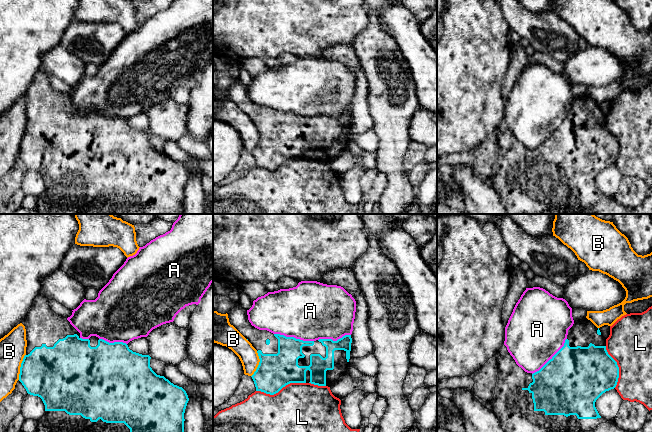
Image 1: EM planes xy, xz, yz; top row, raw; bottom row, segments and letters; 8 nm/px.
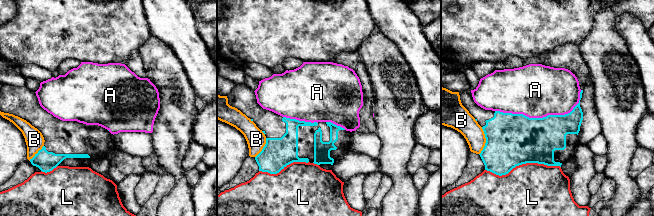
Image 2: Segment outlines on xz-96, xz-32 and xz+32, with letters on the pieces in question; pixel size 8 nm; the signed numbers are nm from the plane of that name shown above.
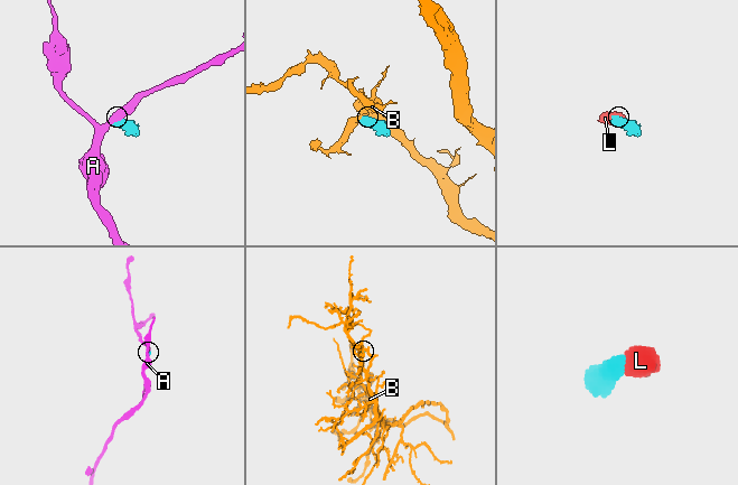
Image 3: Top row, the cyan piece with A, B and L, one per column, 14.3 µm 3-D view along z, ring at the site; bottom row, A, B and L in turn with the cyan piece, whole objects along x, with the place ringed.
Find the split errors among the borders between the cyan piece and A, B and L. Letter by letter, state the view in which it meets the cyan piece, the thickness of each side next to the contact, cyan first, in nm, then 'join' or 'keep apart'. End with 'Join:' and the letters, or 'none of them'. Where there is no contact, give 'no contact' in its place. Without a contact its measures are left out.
A: meets cyan in xz; 240 nm thick on the cyan side, 460 nm on the other; keep apart
B: meets cyan in xy; 420 nm thick on the cyan side, 200 nm on the other; keep apart
L: meets cyan in xz; 280 nm thick on the cyan side, 500 nm on the other; keep apart
Join: none of them

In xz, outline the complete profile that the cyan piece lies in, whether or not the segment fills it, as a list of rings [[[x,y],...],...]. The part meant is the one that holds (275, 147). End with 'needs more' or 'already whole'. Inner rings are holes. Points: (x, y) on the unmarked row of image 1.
[[[240,81],[227,90],[230,100],[257,126],[260,138],[251,152],[256,167],[274,171],[290,159],[330,163],[347,149],[351,111],[337,117],[303,117],[255,104]]]; needs more

